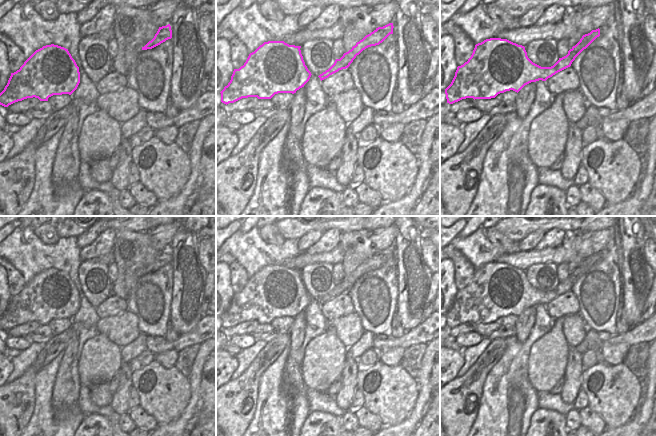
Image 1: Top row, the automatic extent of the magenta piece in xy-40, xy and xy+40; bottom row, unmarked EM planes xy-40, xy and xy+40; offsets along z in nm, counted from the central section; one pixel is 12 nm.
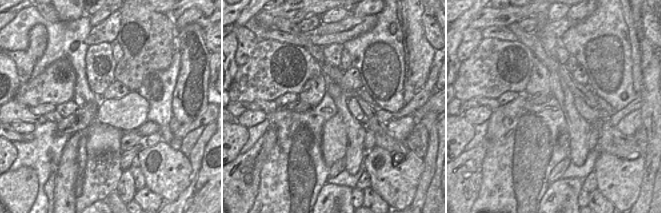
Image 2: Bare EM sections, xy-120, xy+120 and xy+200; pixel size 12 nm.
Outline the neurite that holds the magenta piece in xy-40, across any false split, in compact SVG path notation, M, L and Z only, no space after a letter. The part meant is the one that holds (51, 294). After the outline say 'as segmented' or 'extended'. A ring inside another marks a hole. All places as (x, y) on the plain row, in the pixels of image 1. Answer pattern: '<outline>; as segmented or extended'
M46 269L36 274L11 300L4 314L0 317L0 329L9 329L27 322L48 325L53 319L71 319L80 307L80 296L68 273L58 269Z; as segmented

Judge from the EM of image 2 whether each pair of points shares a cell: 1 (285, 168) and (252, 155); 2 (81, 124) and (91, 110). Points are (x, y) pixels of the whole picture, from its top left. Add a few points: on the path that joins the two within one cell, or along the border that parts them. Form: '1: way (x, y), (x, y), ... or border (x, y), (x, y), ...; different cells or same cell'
1: border (277, 139), (262, 166), (258, 182); different cells
2: way (81, 121), (88, 113); same cell

